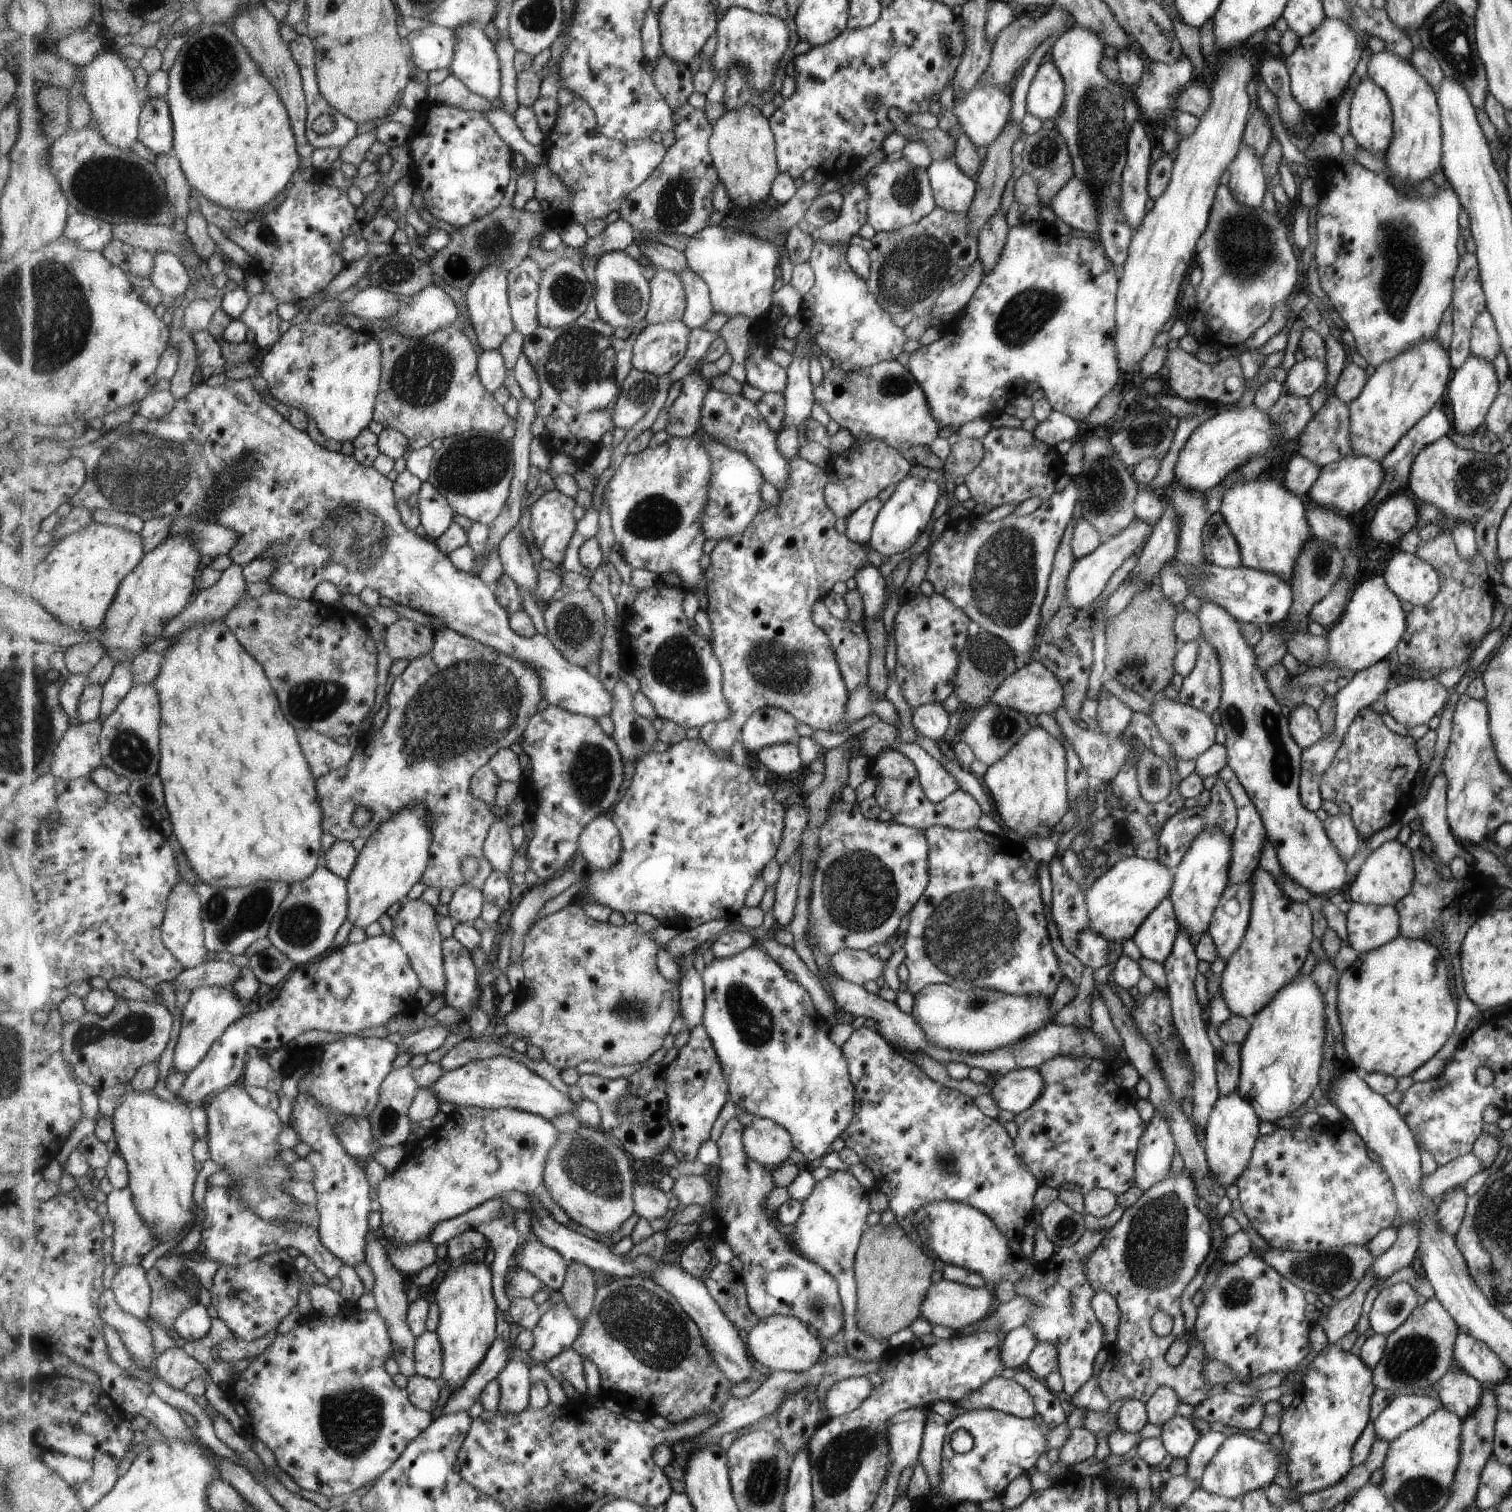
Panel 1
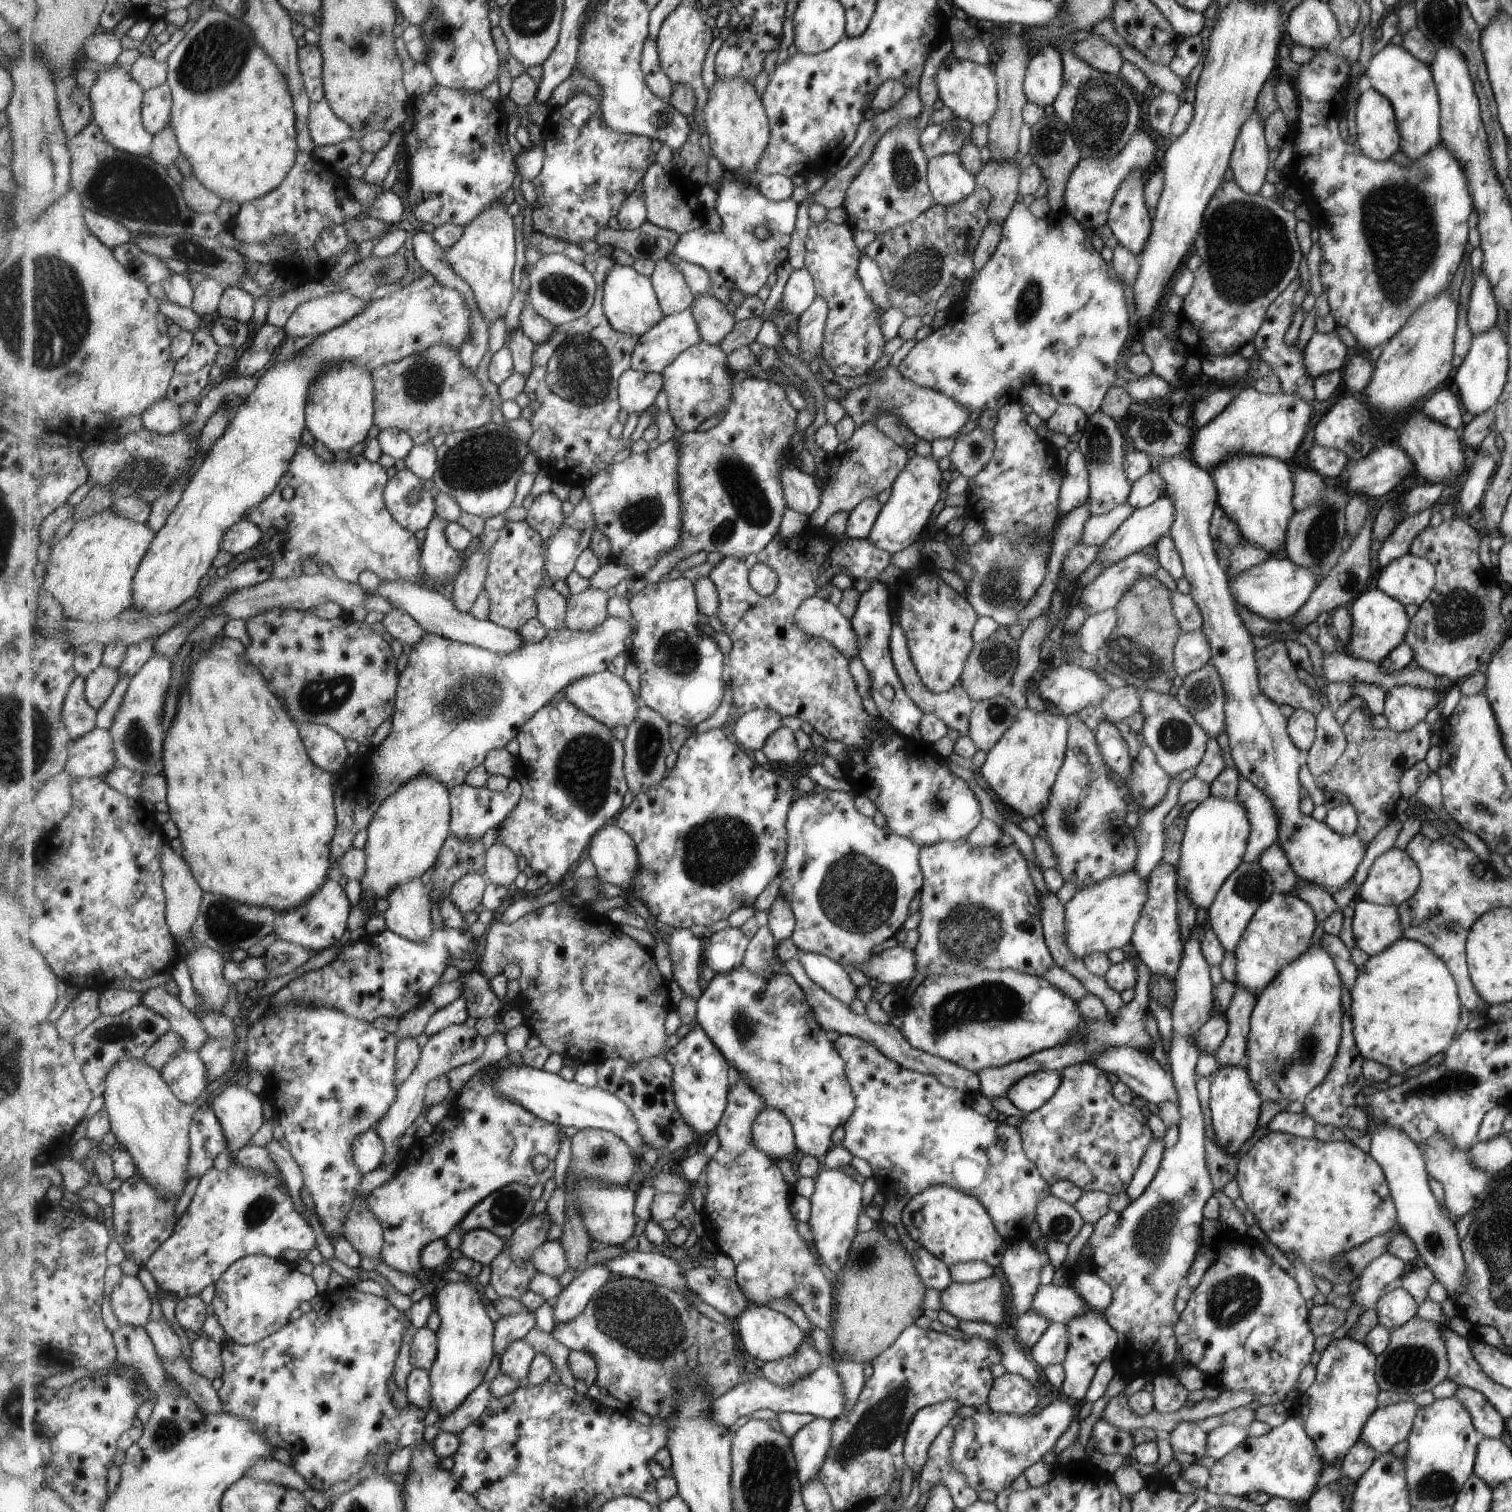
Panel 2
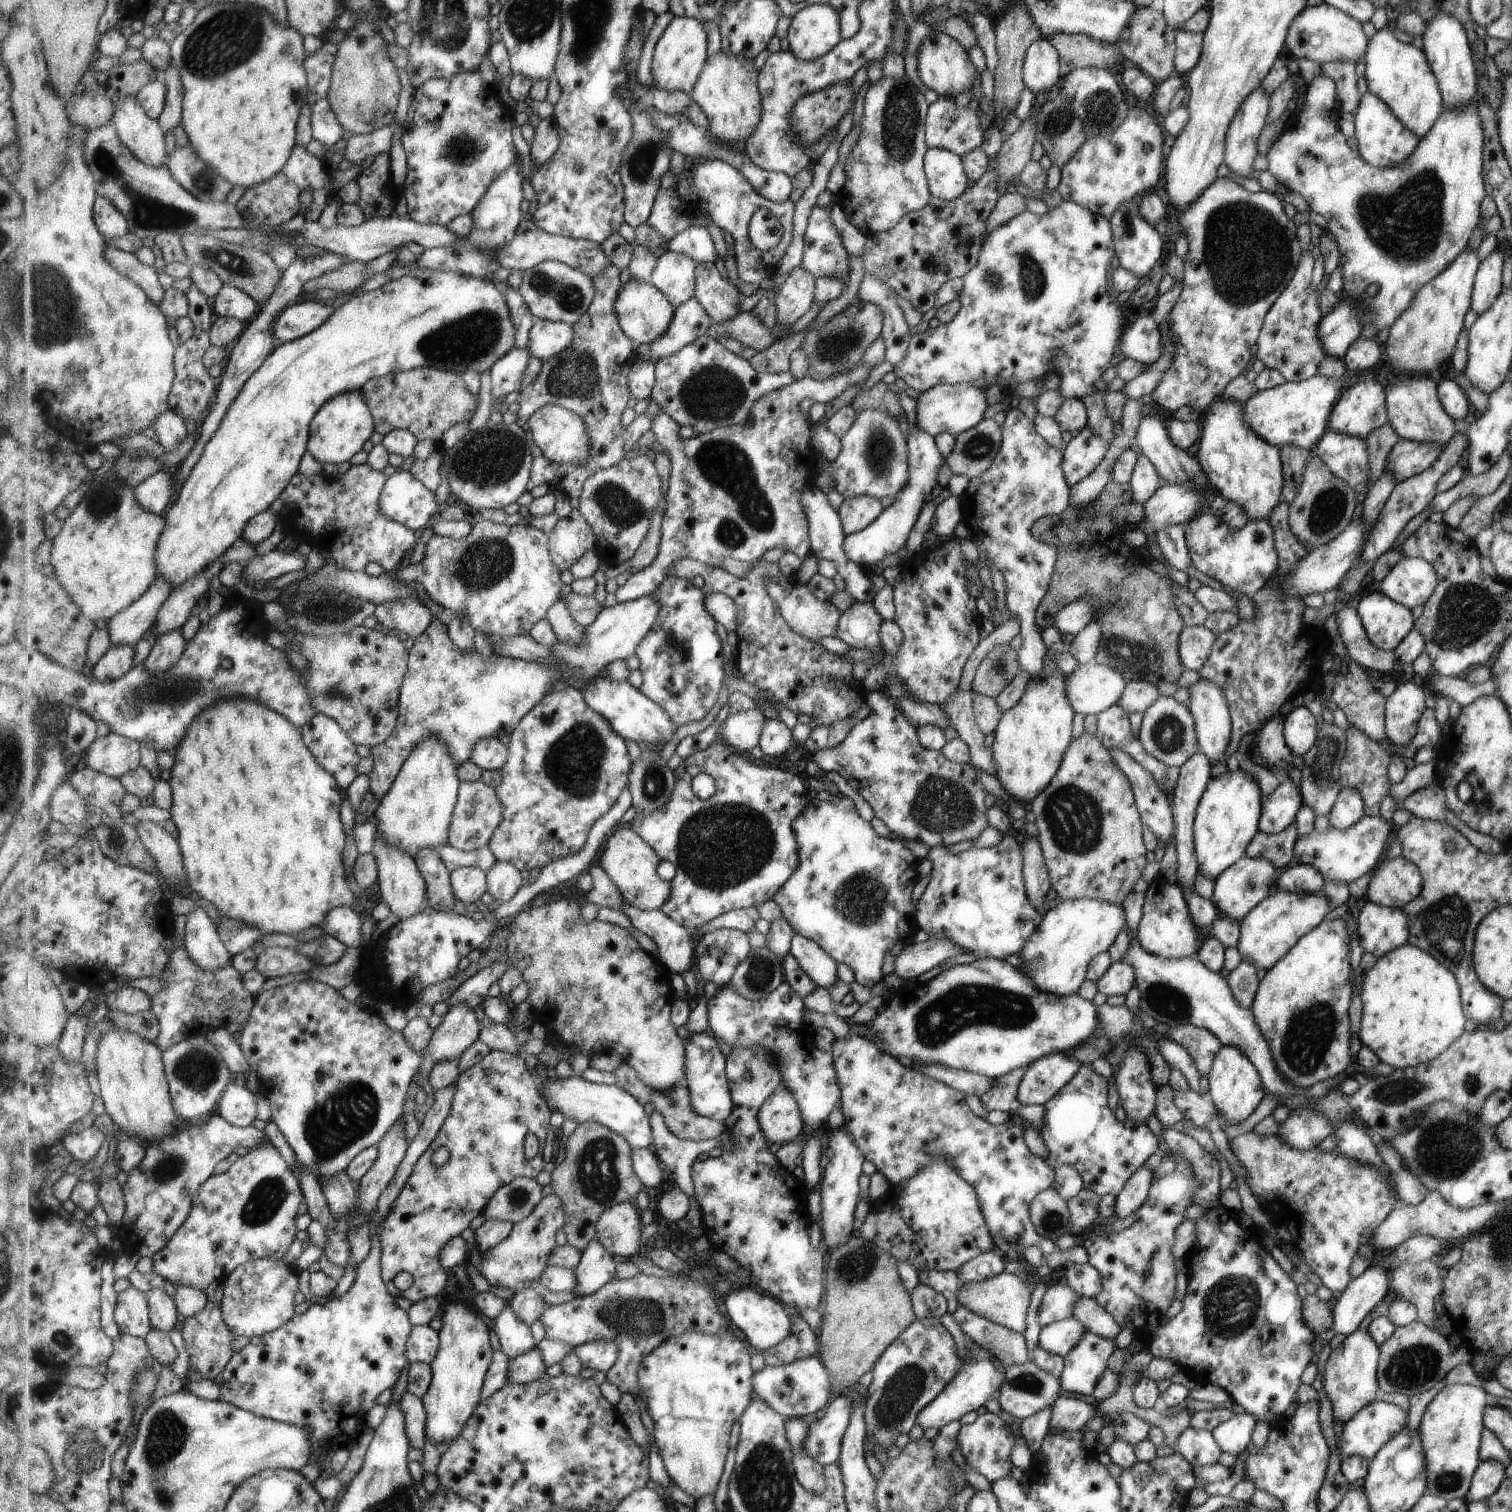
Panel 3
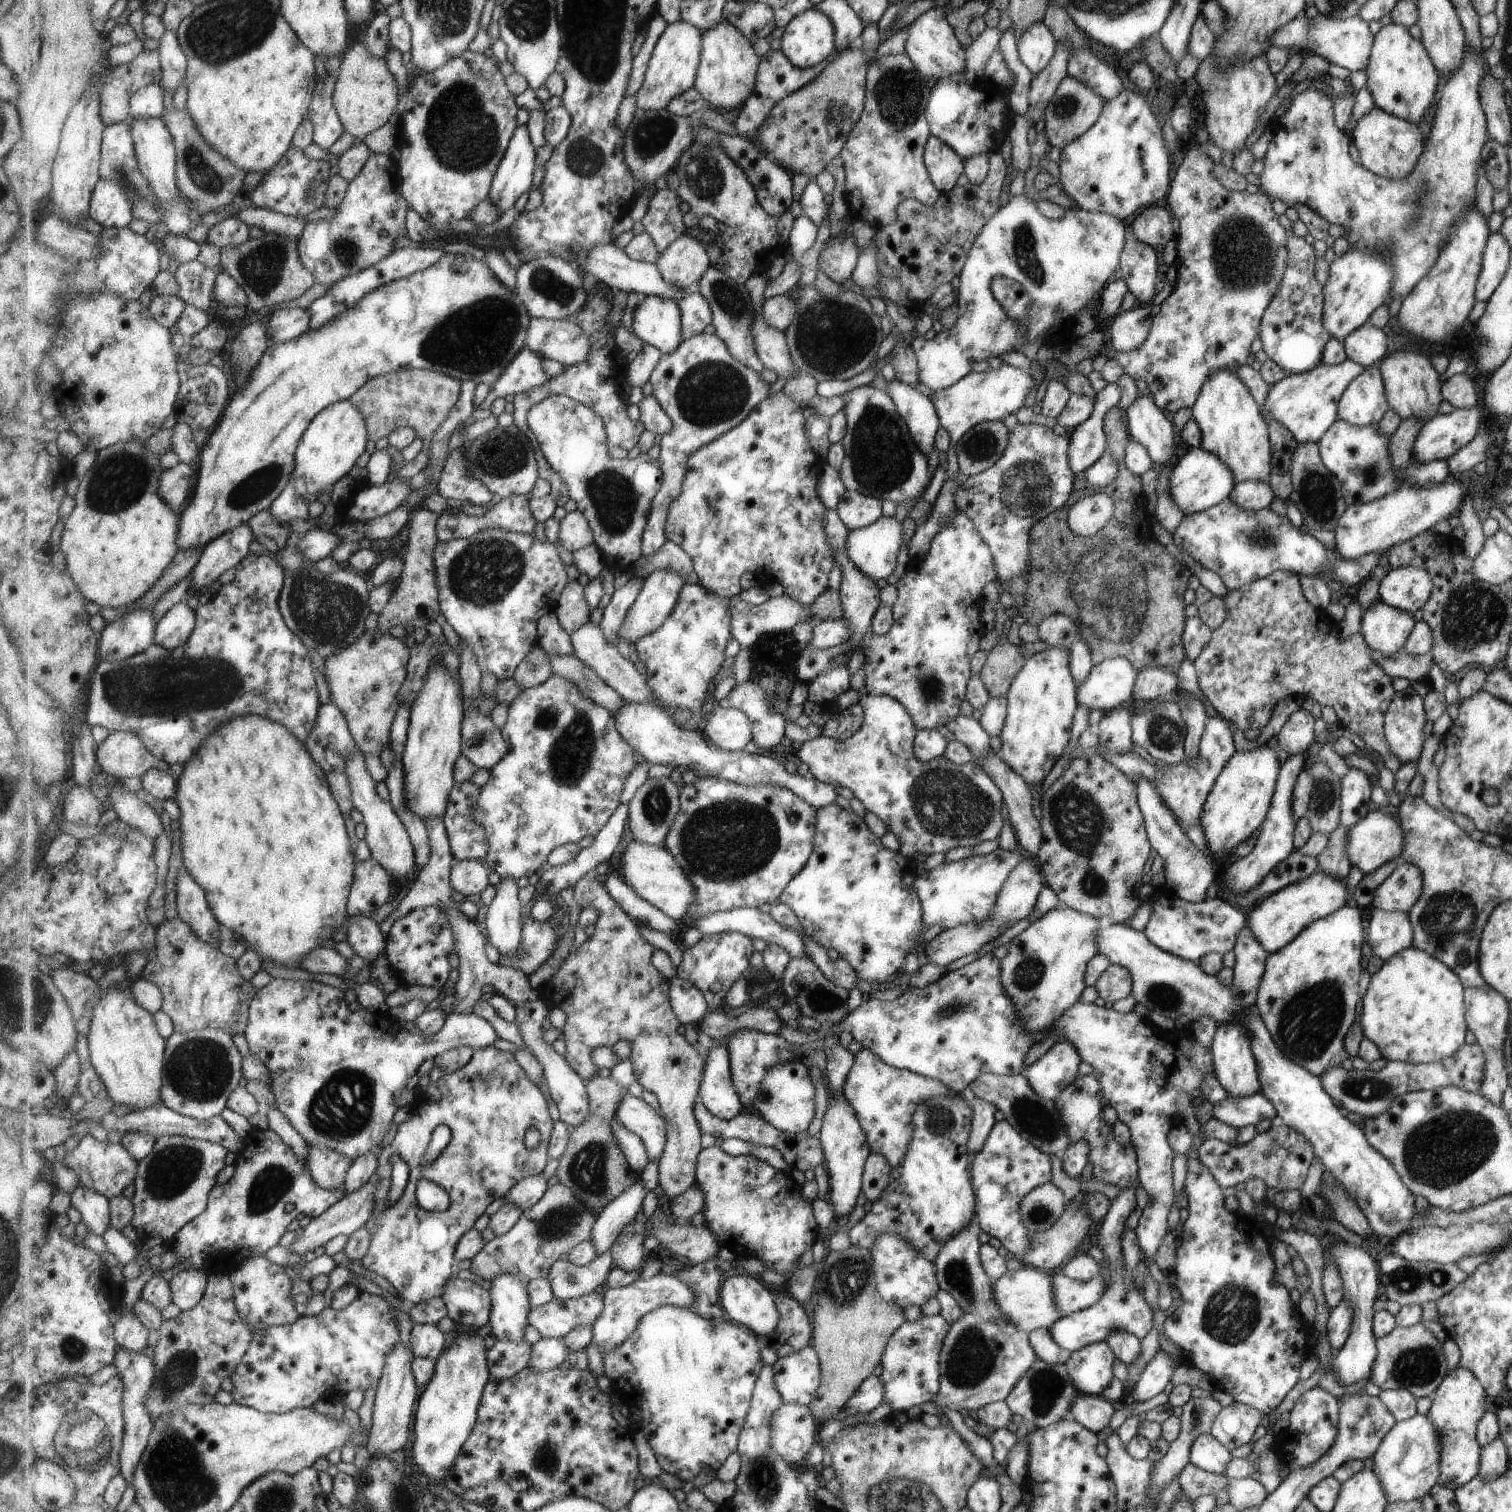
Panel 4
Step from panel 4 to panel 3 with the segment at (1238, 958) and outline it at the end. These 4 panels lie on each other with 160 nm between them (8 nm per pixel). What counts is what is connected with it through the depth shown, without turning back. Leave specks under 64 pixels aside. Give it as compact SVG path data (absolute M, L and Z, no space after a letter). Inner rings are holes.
M1242 960L1225 979L1234 994L1234 998L1243 1007L1250 1008L1260 977L1261 972L1257 966L1253 966L1249 960Z

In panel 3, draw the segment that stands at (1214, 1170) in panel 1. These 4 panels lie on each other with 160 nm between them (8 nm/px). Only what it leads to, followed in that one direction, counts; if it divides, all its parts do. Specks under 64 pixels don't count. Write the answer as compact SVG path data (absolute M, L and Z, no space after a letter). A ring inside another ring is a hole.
M1221 1045L1207 1073L1208 1098L1221 1112L1220 1124L1237 1124L1247 1118L1265 1094L1257 1068L1237 1046Z

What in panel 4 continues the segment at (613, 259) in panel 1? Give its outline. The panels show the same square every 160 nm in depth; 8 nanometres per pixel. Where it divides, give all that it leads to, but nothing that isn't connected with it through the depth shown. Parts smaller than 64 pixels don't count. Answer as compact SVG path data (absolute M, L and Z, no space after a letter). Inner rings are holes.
M641 297L631 332L642 342L659 348L663 354L671 354L684 342L682 314L678 300Z

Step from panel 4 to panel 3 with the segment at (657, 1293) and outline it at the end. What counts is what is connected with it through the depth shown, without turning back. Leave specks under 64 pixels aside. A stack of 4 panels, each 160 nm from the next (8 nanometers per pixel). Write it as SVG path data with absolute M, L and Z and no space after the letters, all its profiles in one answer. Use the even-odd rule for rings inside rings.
M597 1339L577 1345L574 1352L581 1362L581 1368L609 1372L619 1358L620 1346L615 1341Z

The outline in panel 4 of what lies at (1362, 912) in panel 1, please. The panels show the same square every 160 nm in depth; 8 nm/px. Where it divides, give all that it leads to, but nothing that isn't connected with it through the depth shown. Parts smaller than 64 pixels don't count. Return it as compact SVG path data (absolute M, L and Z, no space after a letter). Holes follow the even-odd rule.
M1370 908L1367 917L1367 955L1387 961L1413 945L1414 930L1409 916L1401 911Z

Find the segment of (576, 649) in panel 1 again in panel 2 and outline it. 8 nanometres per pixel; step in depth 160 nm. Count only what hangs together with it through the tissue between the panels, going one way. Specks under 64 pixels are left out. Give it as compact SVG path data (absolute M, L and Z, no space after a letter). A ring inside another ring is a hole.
M589 587L579 594L568 596L568 609L565 617L565 627L574 631L590 631L602 625L610 616L607 612L609 594L606 590Z

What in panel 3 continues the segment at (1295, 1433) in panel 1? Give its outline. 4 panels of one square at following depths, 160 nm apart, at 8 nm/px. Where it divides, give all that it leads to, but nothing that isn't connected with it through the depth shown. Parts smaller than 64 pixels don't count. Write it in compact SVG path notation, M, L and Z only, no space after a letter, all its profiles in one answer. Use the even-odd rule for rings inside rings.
M1358 1328L1347 1334L1337 1348L1333 1348L1329 1358L1325 1360L1325 1368L1321 1372L1323 1392L1331 1400L1333 1421L1347 1422L1354 1417L1367 1402L1374 1401L1378 1389L1377 1367L1379 1345L1371 1339L1370 1332Z

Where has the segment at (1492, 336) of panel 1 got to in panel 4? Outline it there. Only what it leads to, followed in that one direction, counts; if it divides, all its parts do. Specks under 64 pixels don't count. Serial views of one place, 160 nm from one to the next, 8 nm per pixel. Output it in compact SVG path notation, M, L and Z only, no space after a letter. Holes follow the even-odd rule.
M1499 231L1490 234L1482 254L1481 273L1475 290L1475 301L1486 302L1495 291L1508 268L1510 249Z

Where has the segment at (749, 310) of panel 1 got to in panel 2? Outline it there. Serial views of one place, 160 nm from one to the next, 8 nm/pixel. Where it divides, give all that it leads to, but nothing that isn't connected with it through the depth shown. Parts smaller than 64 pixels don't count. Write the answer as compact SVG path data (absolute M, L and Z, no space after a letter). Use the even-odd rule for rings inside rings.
M727 172L723 174L715 191L717 193L715 209L722 221L720 230L712 232L703 226L690 233L682 234L674 253L690 263L706 268L712 276L712 294L727 304L731 302L731 290L738 290L741 294L757 294L767 284L769 276L775 274L779 266L783 266L789 260L789 246L791 246L791 234L795 230L795 222L797 222L799 200L789 197L782 201L772 201L759 190L757 183L745 182ZM761 225L770 231L769 236L763 240L755 236L755 228Z

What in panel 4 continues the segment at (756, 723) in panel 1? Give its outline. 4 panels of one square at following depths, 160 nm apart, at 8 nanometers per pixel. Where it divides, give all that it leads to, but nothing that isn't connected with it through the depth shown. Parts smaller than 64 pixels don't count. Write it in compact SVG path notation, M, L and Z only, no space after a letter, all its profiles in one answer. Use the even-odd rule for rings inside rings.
M715 706L703 734L711 744L725 751L742 750L754 741L754 724L735 707Z

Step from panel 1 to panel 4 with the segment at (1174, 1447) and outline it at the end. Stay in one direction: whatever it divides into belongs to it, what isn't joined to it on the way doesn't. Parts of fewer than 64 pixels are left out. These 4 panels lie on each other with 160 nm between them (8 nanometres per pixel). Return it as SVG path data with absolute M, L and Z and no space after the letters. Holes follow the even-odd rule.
M1209 1433L1197 1436L1189 1448L1189 1462L1211 1473L1223 1474L1227 1462L1231 1459L1230 1451Z

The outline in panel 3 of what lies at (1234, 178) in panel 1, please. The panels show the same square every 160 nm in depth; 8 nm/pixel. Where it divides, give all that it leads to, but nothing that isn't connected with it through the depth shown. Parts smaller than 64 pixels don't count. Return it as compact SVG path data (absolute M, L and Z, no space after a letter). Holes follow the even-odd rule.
M1255 86L1247 94L1246 101L1239 106L1238 113L1226 133L1223 163L1230 172L1245 177L1251 172L1251 162L1257 154L1255 142L1265 126L1265 116L1269 114L1269 94L1263 86Z

